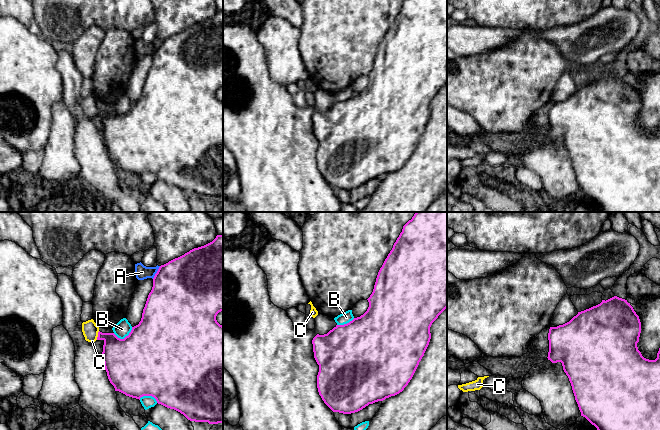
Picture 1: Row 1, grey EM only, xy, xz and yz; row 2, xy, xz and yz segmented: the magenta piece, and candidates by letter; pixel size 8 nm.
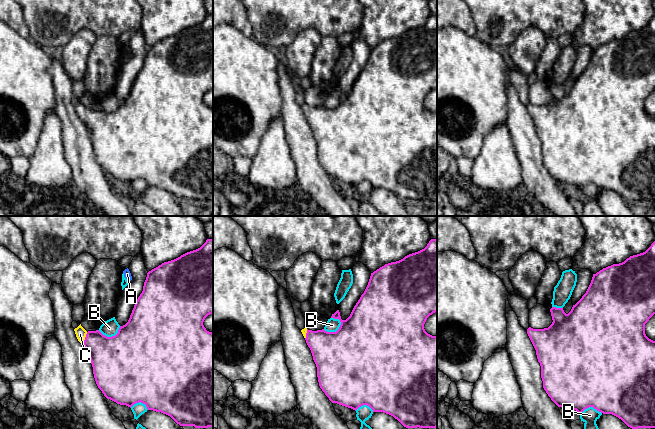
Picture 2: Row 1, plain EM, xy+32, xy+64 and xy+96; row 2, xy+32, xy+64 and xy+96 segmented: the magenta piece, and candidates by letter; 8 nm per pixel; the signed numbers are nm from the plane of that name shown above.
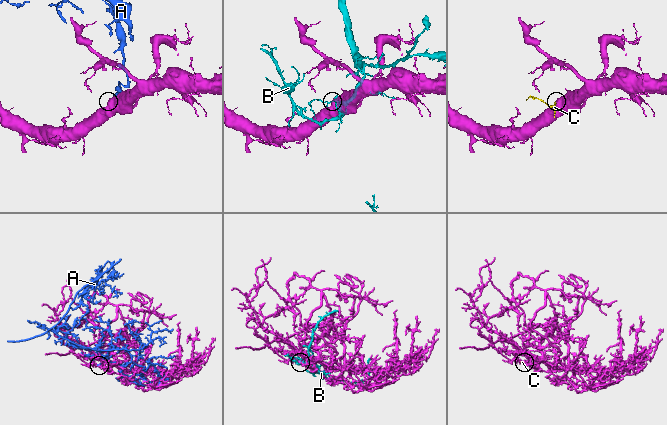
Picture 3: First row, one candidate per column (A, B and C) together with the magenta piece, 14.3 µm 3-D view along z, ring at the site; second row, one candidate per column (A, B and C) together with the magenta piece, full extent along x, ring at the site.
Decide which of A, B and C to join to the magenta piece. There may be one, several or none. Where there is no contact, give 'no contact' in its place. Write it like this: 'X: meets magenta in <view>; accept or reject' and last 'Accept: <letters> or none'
A: meets magenta in xy; reject
B: meets magenta in xy; reject
C: meets magenta in xy; accept
Accept: C

